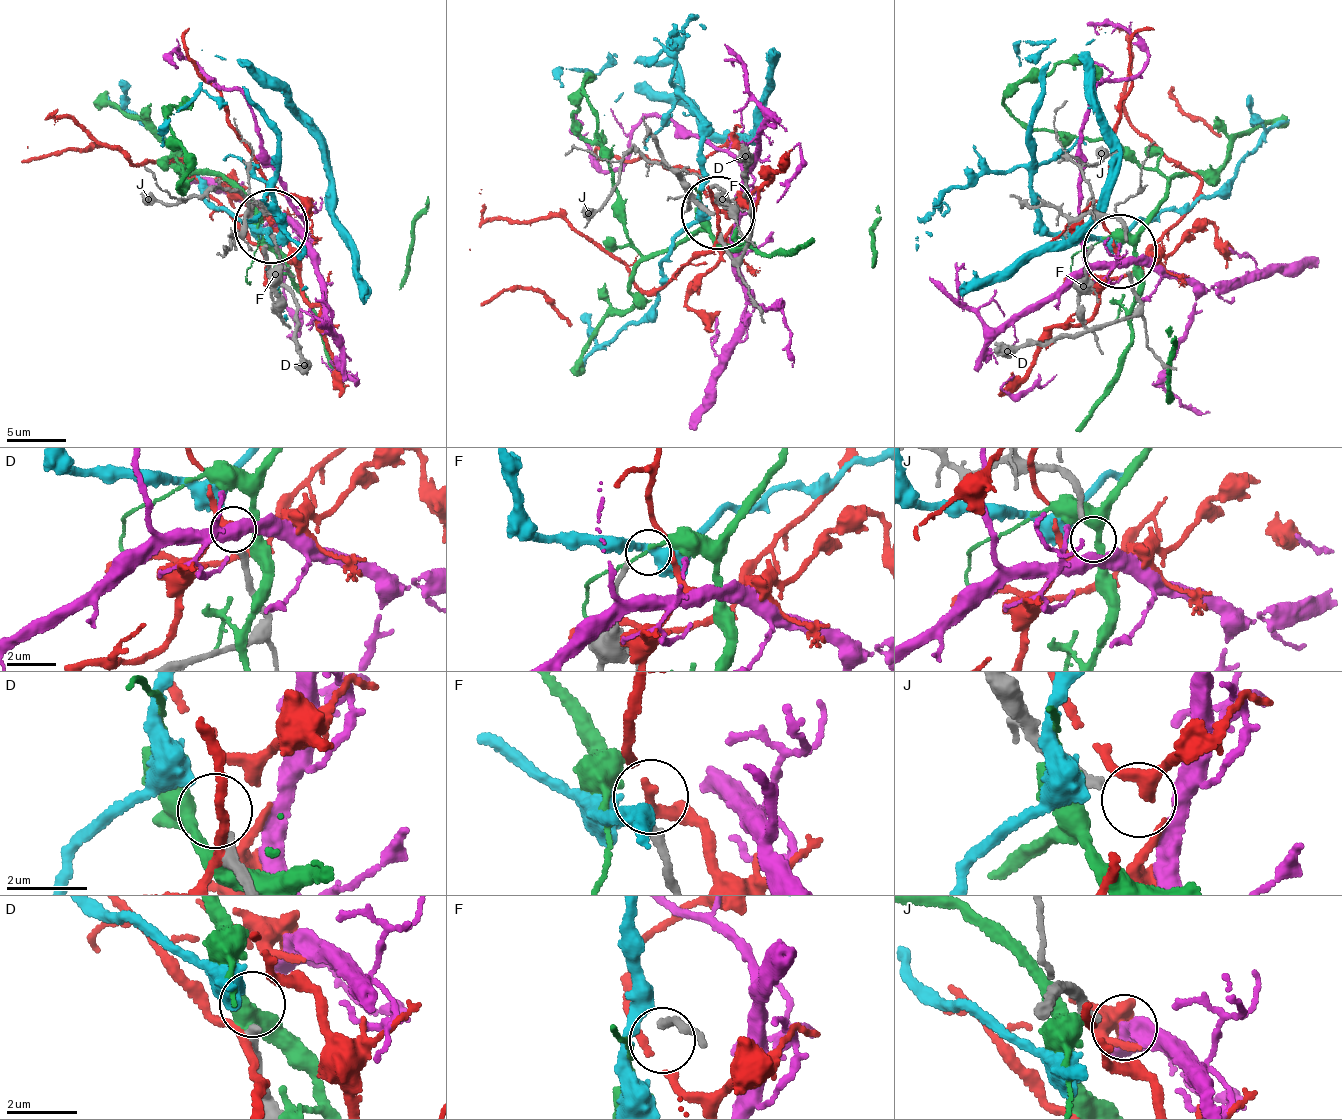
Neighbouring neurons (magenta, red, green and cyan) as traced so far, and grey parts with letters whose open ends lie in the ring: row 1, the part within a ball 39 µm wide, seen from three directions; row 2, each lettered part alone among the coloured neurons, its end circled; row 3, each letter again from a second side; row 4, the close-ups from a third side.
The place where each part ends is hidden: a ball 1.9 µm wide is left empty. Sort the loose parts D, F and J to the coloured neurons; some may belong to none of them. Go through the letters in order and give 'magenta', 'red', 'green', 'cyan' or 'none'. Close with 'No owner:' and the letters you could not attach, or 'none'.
D: cyan
F: none
J: magenta
No owner: F

